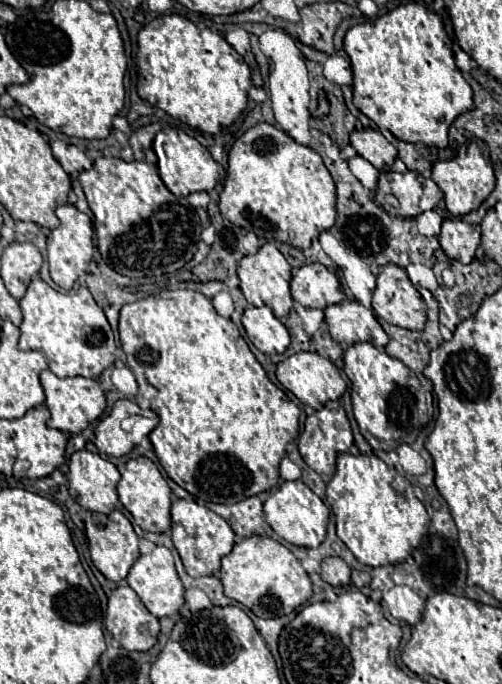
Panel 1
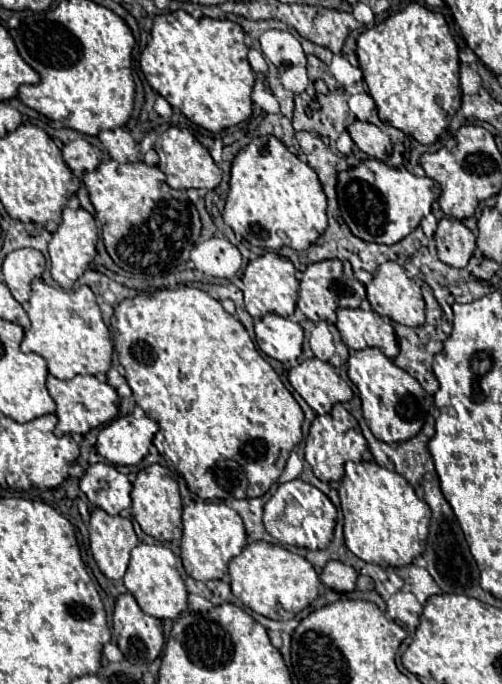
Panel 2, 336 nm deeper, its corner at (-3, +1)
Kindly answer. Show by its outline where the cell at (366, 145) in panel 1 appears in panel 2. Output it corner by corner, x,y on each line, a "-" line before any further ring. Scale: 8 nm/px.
352,122
348,126
348,134
352,136
354,144
372,158
386,160
392,154
390,138
370,122

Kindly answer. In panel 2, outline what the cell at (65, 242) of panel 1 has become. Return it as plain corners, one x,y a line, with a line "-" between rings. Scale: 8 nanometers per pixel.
64,208
62,210
62,224
58,226
58,230
54,232
48,250
50,250
50,260
52,260
52,278
66,290
70,290
74,286
74,282
90,268
90,262
96,256
96,240
98,240
98,229
94,218
90,212
78,208
78,210
70,210

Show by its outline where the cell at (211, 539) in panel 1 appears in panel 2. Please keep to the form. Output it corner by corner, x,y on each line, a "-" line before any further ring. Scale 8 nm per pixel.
194,496
182,514
180,557
184,570
196,580
222,578
228,572
228,562
238,556
246,546
246,532
238,512
223,502
206,501

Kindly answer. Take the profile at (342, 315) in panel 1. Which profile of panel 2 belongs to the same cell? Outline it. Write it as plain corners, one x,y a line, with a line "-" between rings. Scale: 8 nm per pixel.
338,308
336,328
342,336
342,342
348,348
380,348
386,356
398,356
398,342
394,328
384,322
374,310
366,312
362,308

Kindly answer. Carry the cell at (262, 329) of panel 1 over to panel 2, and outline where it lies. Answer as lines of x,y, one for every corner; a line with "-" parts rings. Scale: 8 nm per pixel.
266,314
254,322
258,348
280,362
292,362
302,354
304,330
278,314

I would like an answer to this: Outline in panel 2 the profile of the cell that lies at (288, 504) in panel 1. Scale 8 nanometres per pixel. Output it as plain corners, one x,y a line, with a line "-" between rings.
296,478
278,486
274,496
264,506
264,526
266,530
280,542
288,546
300,546
308,550
322,550
330,544
334,524
336,524
336,508
326,494
322,494
312,484

